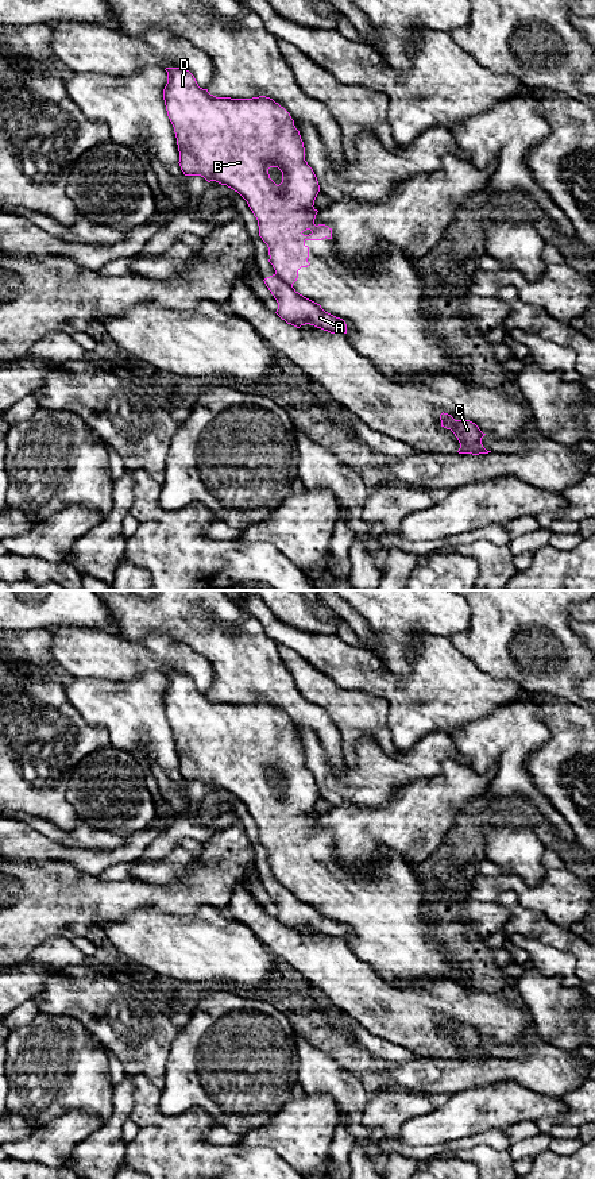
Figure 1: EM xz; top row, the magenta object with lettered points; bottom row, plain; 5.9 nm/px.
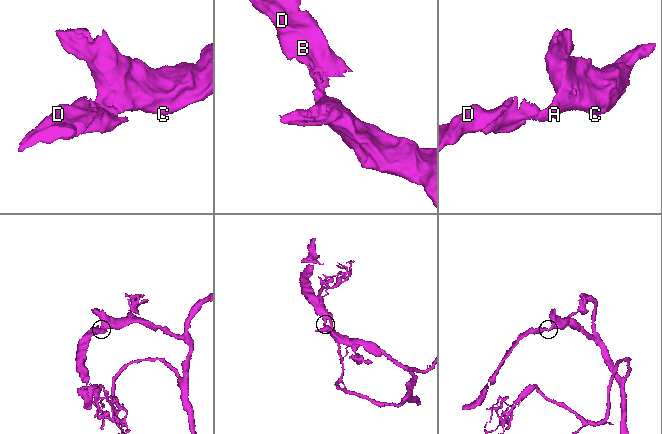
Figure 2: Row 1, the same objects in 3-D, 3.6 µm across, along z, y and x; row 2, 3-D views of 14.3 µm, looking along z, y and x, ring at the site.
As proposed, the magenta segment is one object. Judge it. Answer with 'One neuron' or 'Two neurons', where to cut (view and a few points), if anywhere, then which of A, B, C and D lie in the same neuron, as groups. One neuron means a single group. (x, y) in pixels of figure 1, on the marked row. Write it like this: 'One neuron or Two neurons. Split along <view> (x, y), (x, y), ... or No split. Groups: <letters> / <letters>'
Two neurons. Split along xz (275, 273), (292, 285). Groups: A C / B D

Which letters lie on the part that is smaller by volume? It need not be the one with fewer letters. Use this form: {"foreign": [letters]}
{"foreign": ["B", "D"]}

